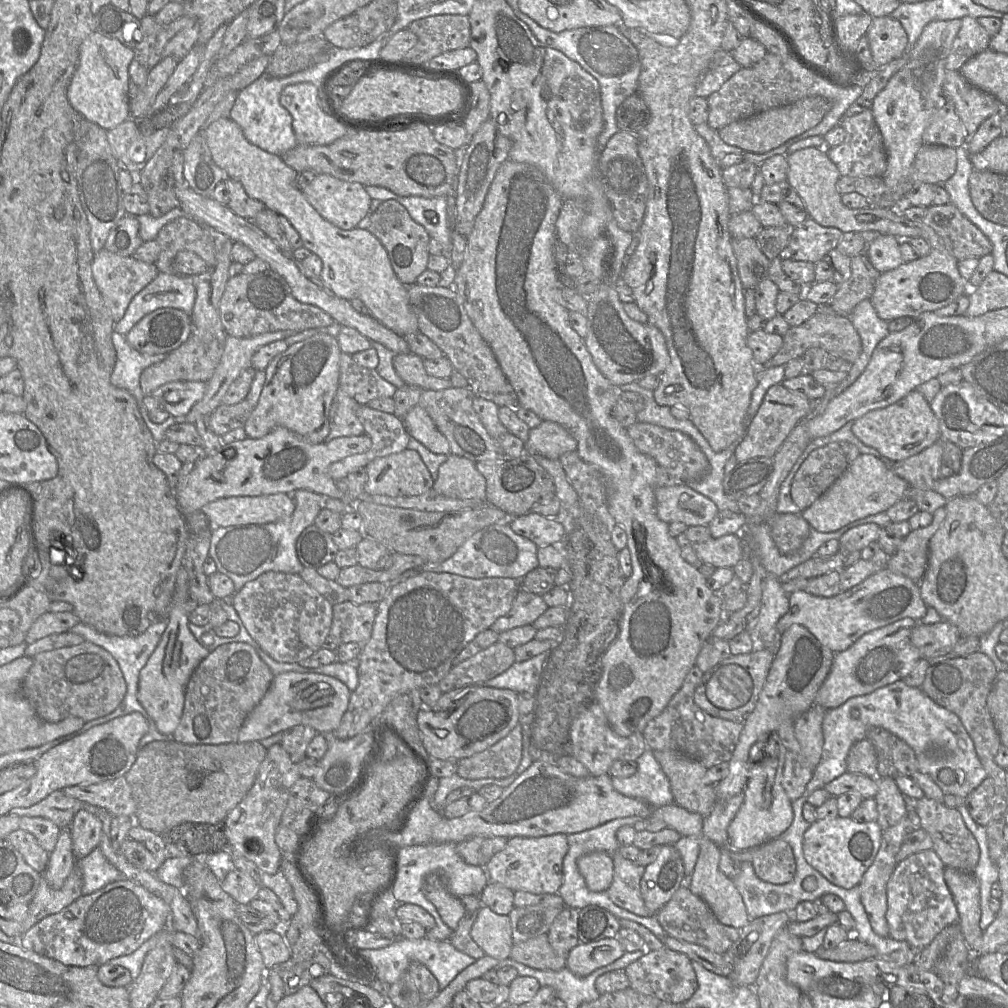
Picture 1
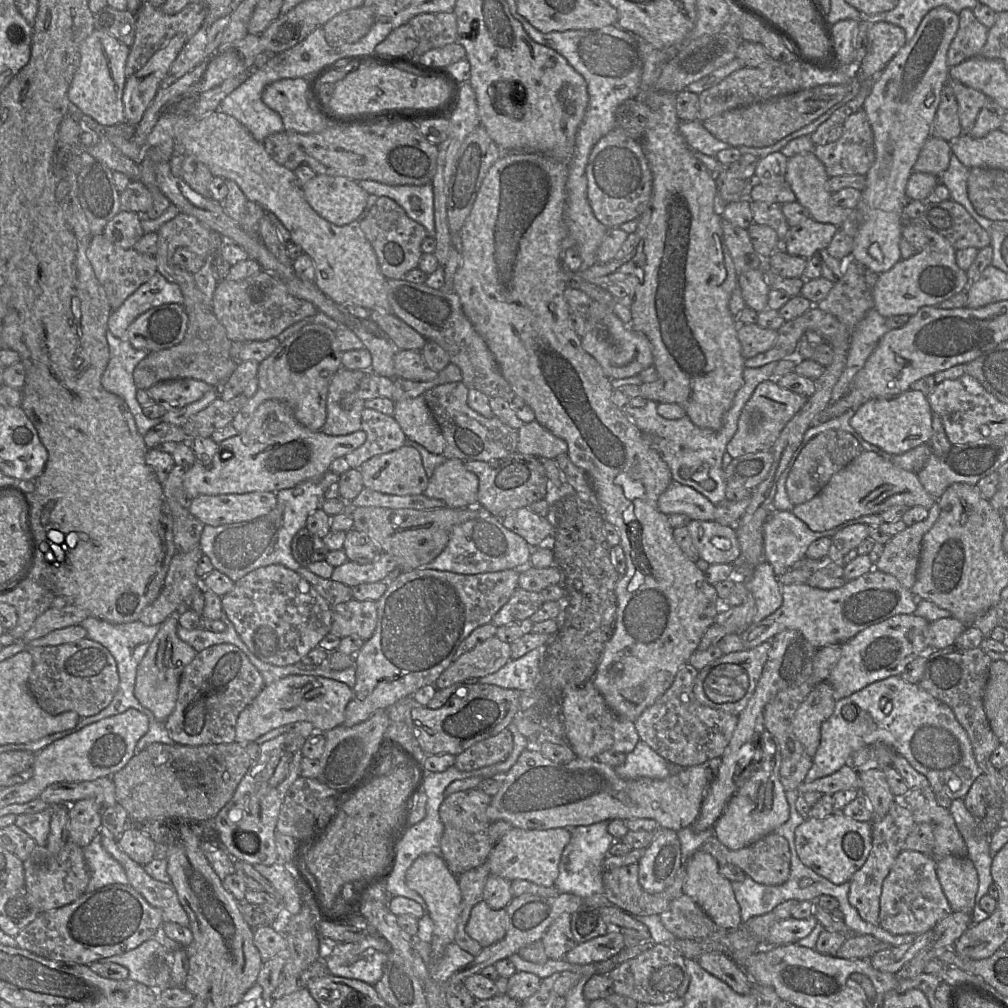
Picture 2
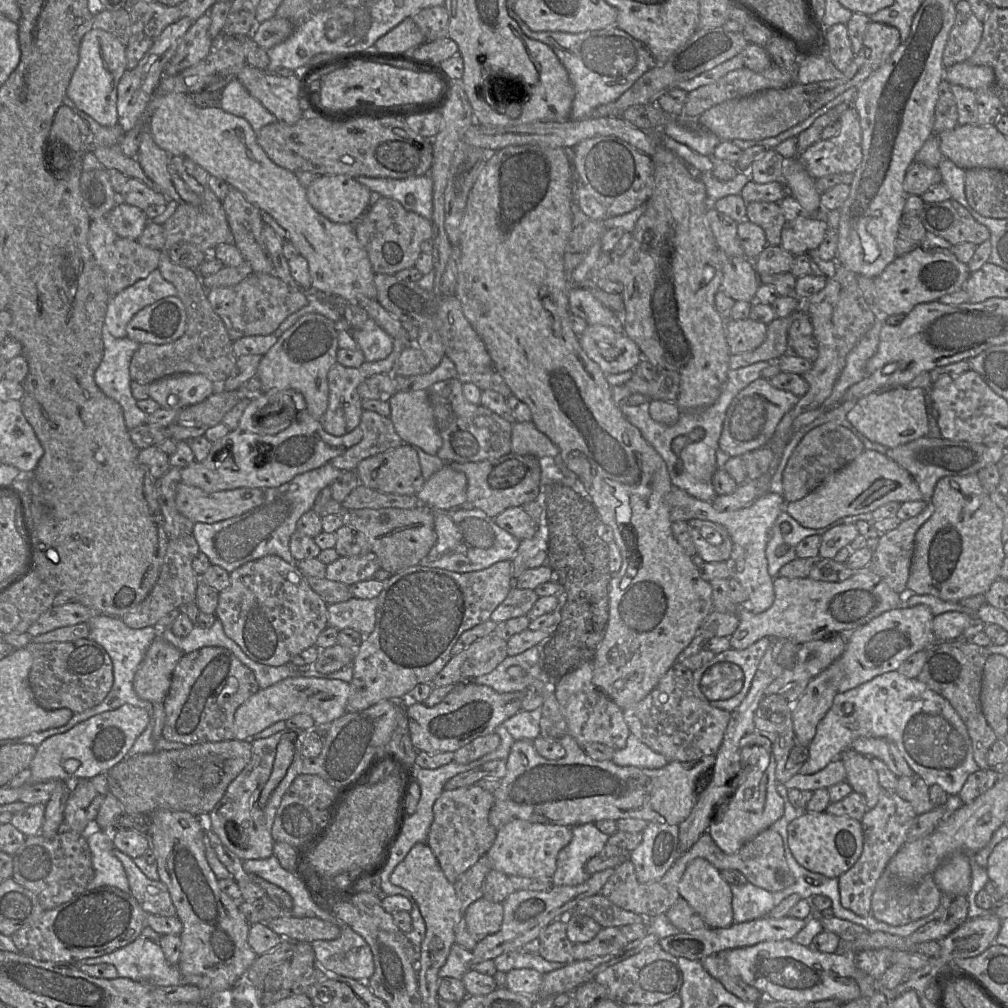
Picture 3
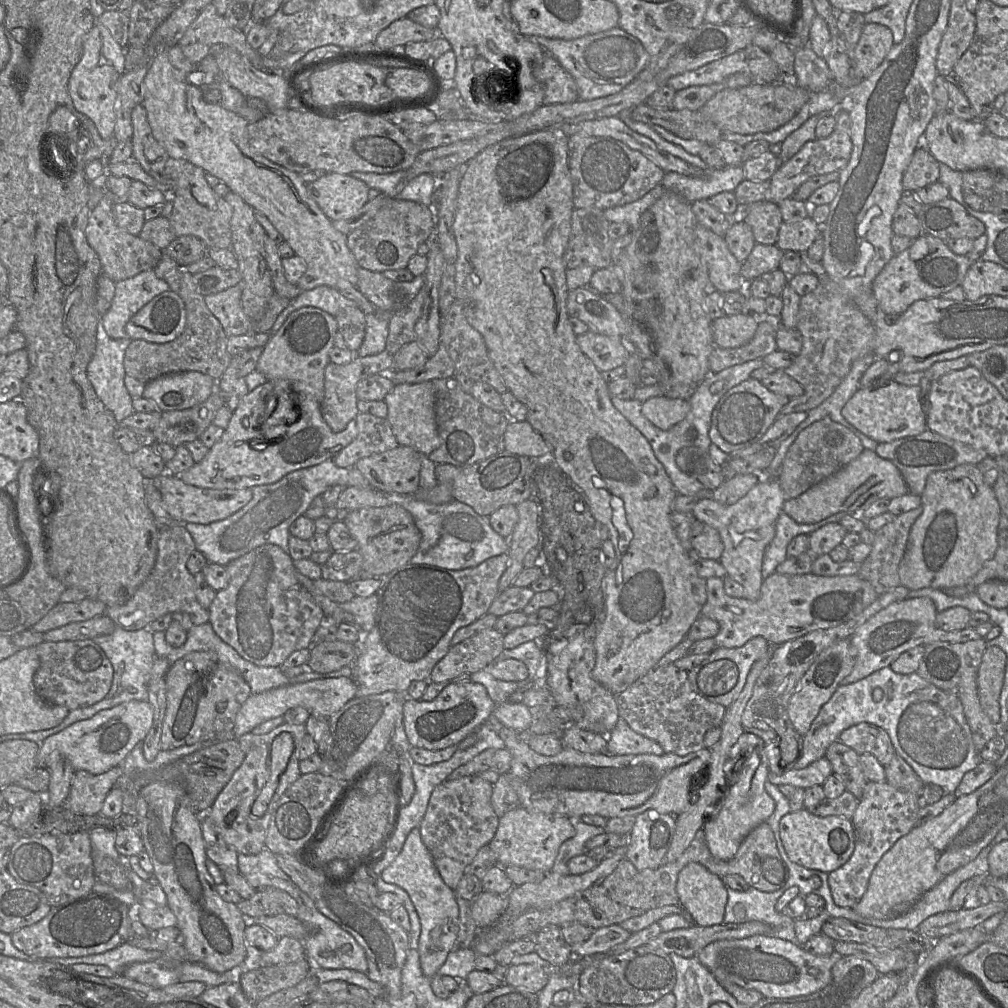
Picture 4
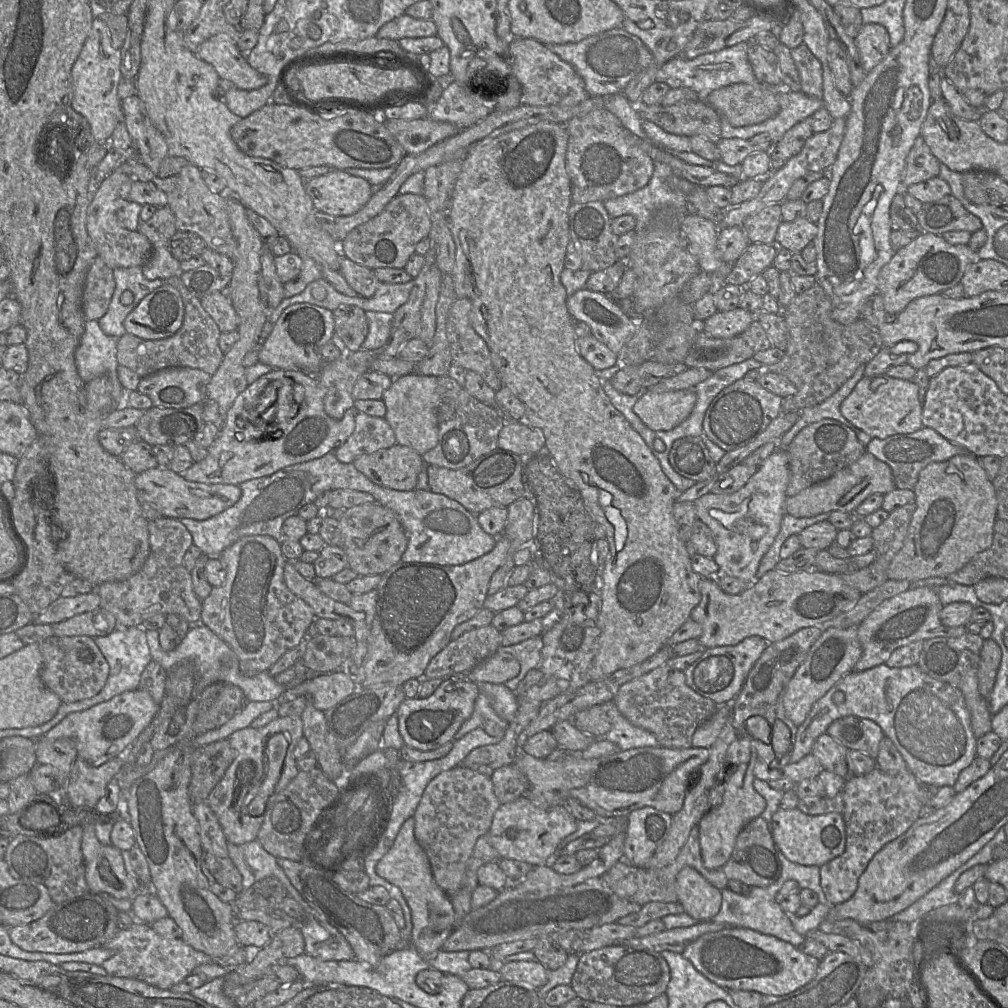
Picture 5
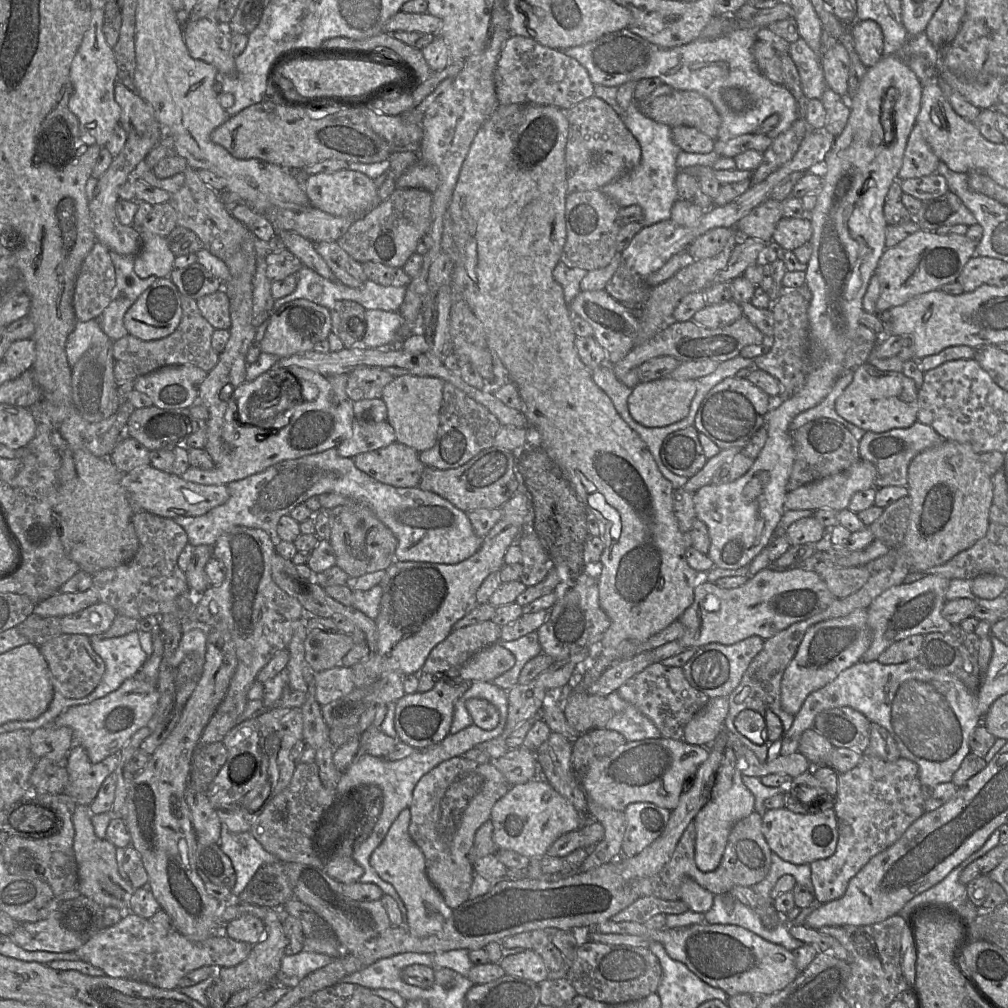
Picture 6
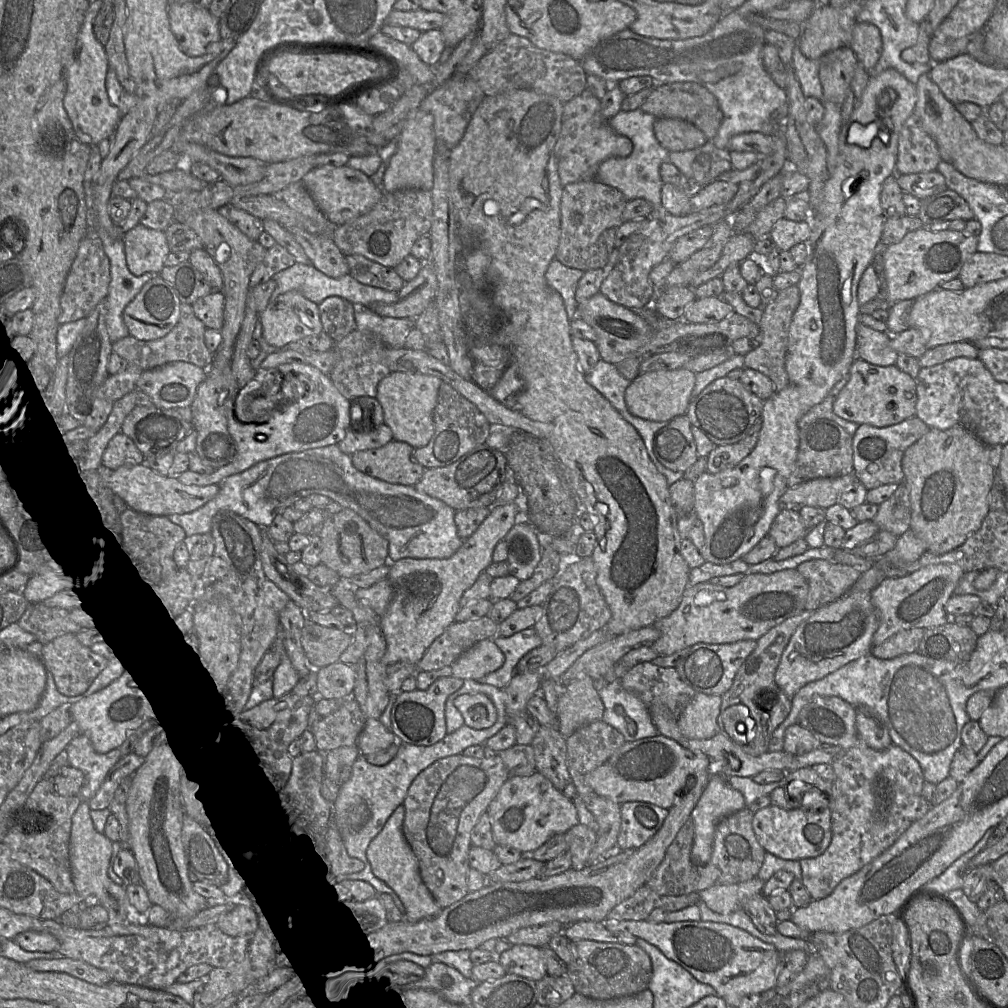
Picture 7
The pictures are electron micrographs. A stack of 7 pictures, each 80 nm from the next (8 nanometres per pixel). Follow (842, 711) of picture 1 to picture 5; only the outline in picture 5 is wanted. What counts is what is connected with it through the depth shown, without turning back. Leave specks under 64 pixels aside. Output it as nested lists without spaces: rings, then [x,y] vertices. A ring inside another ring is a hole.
[[[880,664],[860,672],[851,671],[813,705],[805,721],[797,727],[793,750],[780,759],[780,765],[798,762],[804,756],[811,754],[817,738],[827,733],[832,722],[845,716],[857,716],[874,721],[884,735],[893,742],[907,768],[919,783],[953,787],[959,773],[977,756],[977,738],[973,734],[970,712],[960,689],[930,677],[918,665],[894,668]]]

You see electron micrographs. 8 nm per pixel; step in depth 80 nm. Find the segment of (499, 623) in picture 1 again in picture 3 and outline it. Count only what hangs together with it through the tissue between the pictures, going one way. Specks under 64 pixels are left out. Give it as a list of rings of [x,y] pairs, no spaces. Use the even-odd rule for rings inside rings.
[[[512,587],[504,601],[491,614],[491,620],[499,623],[511,618],[526,616],[539,596],[534,590]]]

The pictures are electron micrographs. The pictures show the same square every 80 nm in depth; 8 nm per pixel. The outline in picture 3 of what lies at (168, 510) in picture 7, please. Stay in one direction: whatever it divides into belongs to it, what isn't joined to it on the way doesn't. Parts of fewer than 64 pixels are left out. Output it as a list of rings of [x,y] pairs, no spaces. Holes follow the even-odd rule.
[[[181,482],[176,489],[175,504],[192,522],[213,524],[240,516],[259,506],[263,499],[264,490],[260,488],[206,492]]]

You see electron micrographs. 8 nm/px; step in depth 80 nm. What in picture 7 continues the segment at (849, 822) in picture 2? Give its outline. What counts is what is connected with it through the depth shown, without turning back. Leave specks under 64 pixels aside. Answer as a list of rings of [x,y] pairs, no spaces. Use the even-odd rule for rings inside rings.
[[[770,805],[754,813],[753,830],[766,852],[786,860],[814,858],[825,852],[831,843],[831,809],[829,805],[815,810],[794,808],[783,809]]]

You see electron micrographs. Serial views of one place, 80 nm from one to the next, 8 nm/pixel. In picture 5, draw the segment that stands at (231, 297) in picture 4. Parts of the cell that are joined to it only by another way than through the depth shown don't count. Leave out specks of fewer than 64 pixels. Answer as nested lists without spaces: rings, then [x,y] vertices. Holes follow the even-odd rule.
[[[226,290],[209,294],[200,301],[203,309],[214,320],[221,333],[237,331],[239,319]]]

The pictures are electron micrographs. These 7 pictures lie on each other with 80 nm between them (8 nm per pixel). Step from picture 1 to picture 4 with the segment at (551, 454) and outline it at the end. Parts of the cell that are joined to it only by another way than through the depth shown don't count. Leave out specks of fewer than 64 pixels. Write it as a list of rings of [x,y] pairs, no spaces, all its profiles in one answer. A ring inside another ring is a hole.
[[[509,420],[504,433],[504,448],[532,460],[552,452],[546,440],[526,420]]]

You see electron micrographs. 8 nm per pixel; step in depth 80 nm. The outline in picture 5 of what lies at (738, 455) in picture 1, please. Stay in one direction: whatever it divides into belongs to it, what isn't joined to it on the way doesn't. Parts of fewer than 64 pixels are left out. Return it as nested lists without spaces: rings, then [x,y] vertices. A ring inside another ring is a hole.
[[[737,380],[719,392],[710,403],[703,420],[703,432],[726,452],[747,446],[782,413],[782,403],[782,397],[766,390],[756,380]]]

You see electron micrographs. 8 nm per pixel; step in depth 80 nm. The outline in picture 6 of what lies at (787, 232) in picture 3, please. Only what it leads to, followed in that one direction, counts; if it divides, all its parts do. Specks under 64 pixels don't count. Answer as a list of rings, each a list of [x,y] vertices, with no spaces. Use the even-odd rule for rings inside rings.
[[[808,216],[803,218],[782,218],[776,225],[772,240],[785,250],[793,251],[810,241],[812,226]]]

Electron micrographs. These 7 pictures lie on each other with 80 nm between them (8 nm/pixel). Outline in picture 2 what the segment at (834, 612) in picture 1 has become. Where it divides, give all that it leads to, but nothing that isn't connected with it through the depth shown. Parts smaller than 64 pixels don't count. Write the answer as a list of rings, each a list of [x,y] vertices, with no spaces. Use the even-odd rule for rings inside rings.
[[[873,569],[862,576],[830,590],[808,584],[782,585],[782,605],[763,620],[752,623],[740,634],[744,649],[771,642],[779,633],[797,630],[813,646],[842,645],[862,630],[899,614],[914,614],[918,599],[891,574]]]

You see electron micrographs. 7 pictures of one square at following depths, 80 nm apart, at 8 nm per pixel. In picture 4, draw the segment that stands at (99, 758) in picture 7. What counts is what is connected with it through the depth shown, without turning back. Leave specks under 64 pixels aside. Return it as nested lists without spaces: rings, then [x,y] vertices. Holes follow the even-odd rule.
[[[120,766],[97,775],[85,770],[75,771],[66,806],[78,814],[99,814],[105,798],[116,786],[116,781],[120,776],[122,776]]]

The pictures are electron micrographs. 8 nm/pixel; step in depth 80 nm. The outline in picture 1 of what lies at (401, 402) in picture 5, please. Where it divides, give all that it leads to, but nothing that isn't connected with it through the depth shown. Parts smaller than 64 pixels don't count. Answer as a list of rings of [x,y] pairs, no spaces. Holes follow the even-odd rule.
[[[418,404],[402,419],[408,434],[435,454],[450,454],[445,436],[437,429],[427,412]]]

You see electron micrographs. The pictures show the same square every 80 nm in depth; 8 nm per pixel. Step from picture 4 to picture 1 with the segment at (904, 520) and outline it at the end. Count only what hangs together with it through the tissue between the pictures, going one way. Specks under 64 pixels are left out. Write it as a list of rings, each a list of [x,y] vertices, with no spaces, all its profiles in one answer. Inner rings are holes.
[[[945,507],[938,508],[929,526],[912,530],[903,538],[897,552],[889,557],[886,569],[920,582],[928,567],[929,541],[946,517]]]

